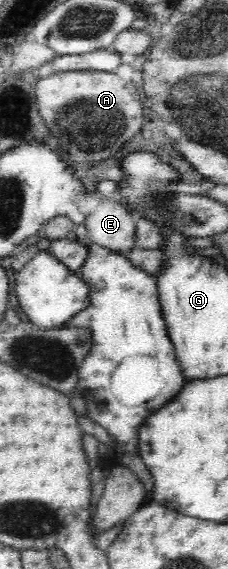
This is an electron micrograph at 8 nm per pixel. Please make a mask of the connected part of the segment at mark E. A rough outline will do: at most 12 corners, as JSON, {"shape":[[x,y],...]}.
{"shape":[[101,198],[84,222],[92,244],[129,254],[136,218]]}

